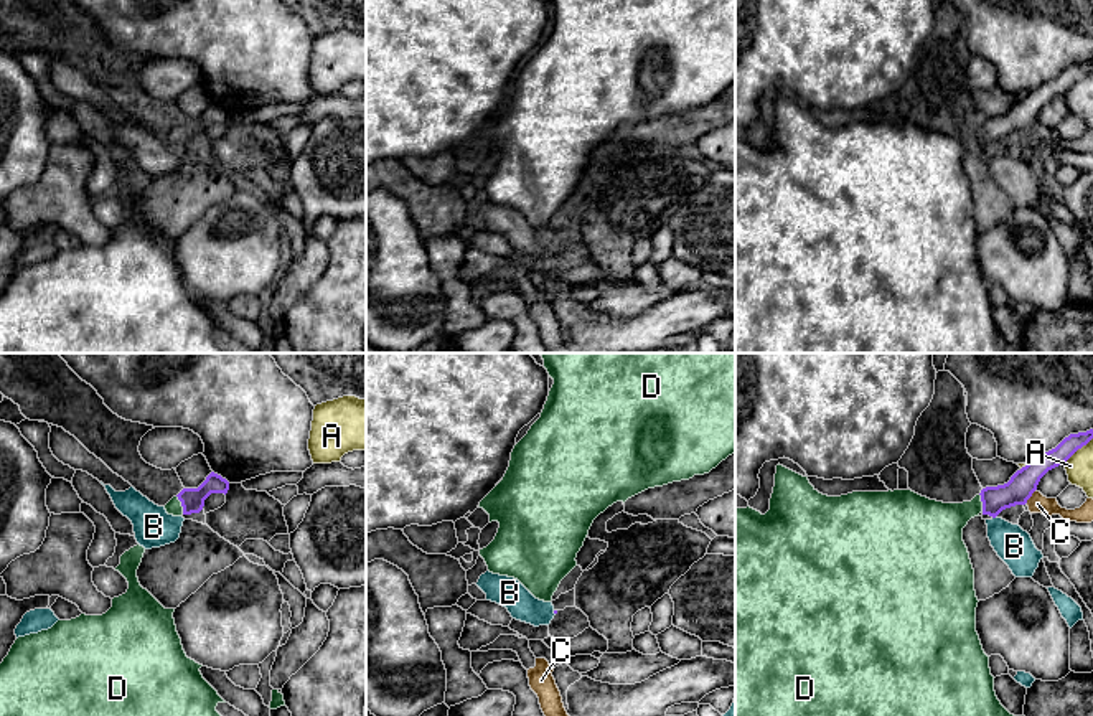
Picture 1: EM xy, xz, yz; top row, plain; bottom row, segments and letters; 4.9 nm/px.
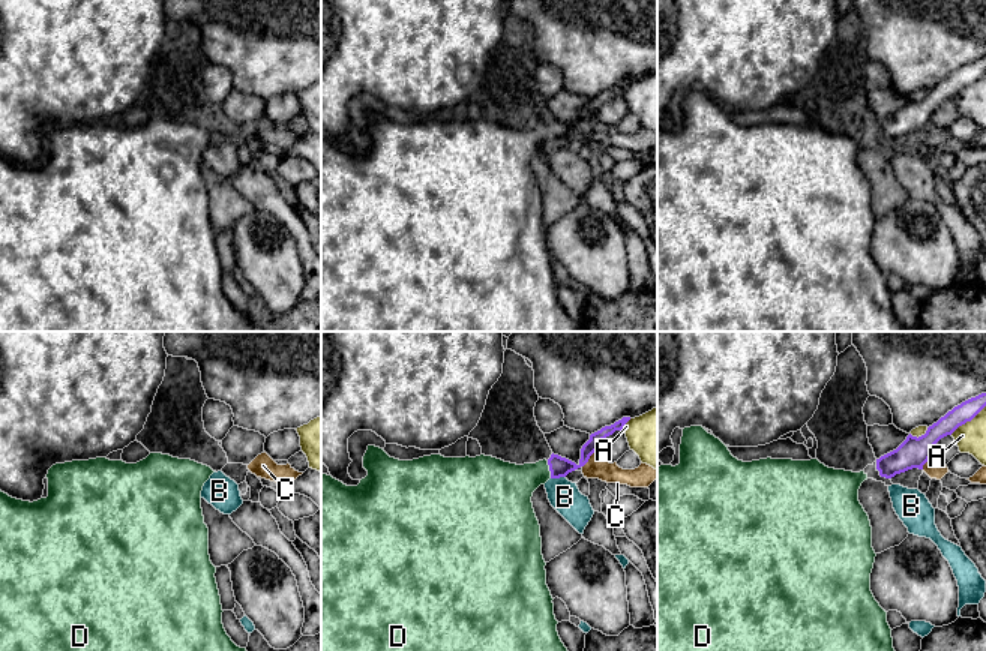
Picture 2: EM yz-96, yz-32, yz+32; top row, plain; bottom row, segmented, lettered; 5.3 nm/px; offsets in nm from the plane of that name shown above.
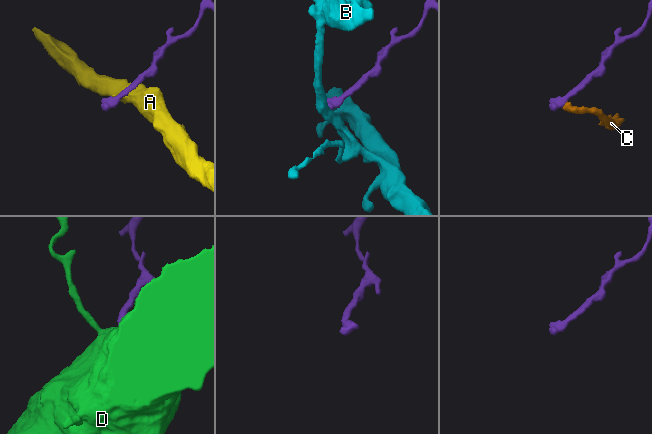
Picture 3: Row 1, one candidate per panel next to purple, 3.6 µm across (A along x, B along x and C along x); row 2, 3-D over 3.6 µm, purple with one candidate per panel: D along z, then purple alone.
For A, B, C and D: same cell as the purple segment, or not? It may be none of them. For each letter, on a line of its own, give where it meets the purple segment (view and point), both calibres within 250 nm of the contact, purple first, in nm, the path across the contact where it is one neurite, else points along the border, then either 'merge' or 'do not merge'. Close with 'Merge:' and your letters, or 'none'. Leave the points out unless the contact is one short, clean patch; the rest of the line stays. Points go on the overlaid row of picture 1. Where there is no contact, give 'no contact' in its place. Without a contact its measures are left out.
A: meets purple in yz at (1077, 449); 100 nm thick on the purple side, 130 nm on the other; do not merge
B: meets purple in yz at (994, 517); 140 nm thick on the purple side, 180 nm on the other; border along yz (996, 515), (993, 518); do not merge
C: meets purple in yz at (1031, 495); 140 nm thick on the purple side, 100 nm on the other; border along yz (1036, 489), (1026, 502); do not merge
D: meets purple in xy at (182, 505); 110 nm thick on the purple side, 80 nm on the other; runs through xy (192, 500), (182, 505), (173, 507); merge
Merge: D

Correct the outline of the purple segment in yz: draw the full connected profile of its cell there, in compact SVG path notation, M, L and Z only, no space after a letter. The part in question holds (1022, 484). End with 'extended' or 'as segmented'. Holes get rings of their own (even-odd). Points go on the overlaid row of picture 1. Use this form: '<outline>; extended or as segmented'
M1093 429L1086 432L1070 434L1055 449L1045 452L1034 462L1025 464L1017 470L1011 480L1004 485L986 487L971 502L963 503L943 503L922 497L912 490L889 490L889 492L852 492L841 497L828 497L819 493L808 480L783 465L776 465L775 487L770 498L770 510L762 515L760 511L747 506L735 506L735 716L1014 716L997 700L994 691L994 676L989 668L989 657L984 653L979 635L976 632L976 607L978 597L974 591L974 569L969 559L968 548L963 541L963 528L974 516L989 515L996 518L1002 510L1025 505L1032 493L1037 490L1040 478L1052 469L1065 465L1067 460L1083 445L1093 439Z; extended

